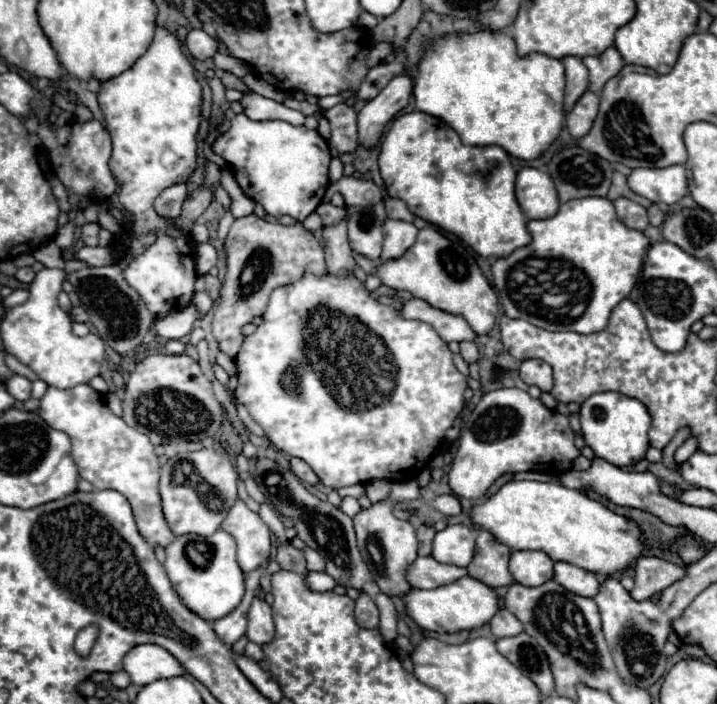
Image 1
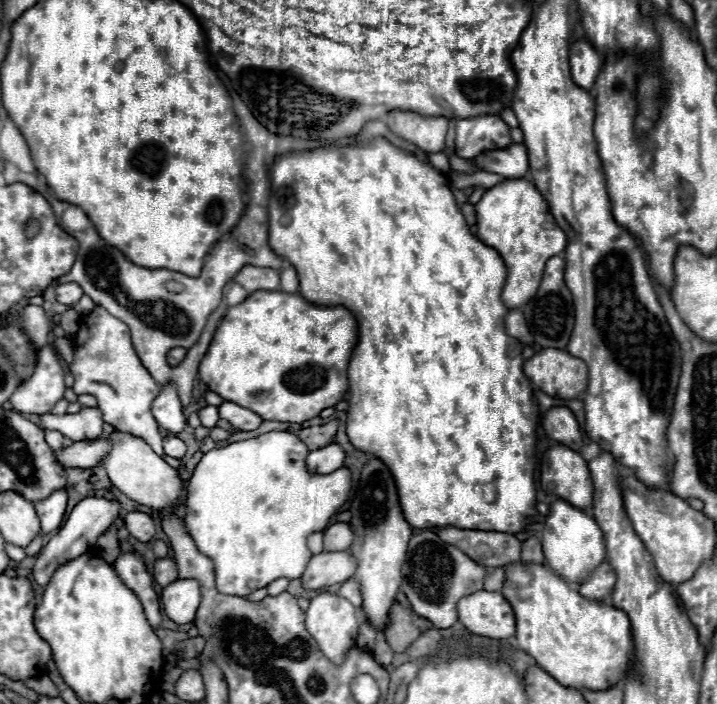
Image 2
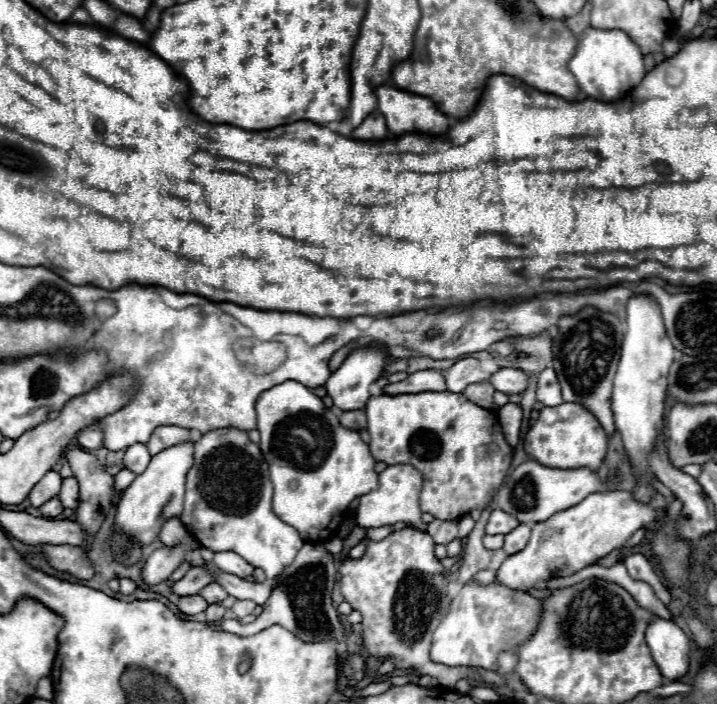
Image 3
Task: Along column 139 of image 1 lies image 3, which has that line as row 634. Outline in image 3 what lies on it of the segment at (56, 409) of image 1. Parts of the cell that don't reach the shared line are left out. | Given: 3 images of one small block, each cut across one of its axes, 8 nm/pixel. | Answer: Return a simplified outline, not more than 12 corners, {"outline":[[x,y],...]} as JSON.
{"outline":[[468,582],[436,626],[430,660],[496,670],[540,602]]}

